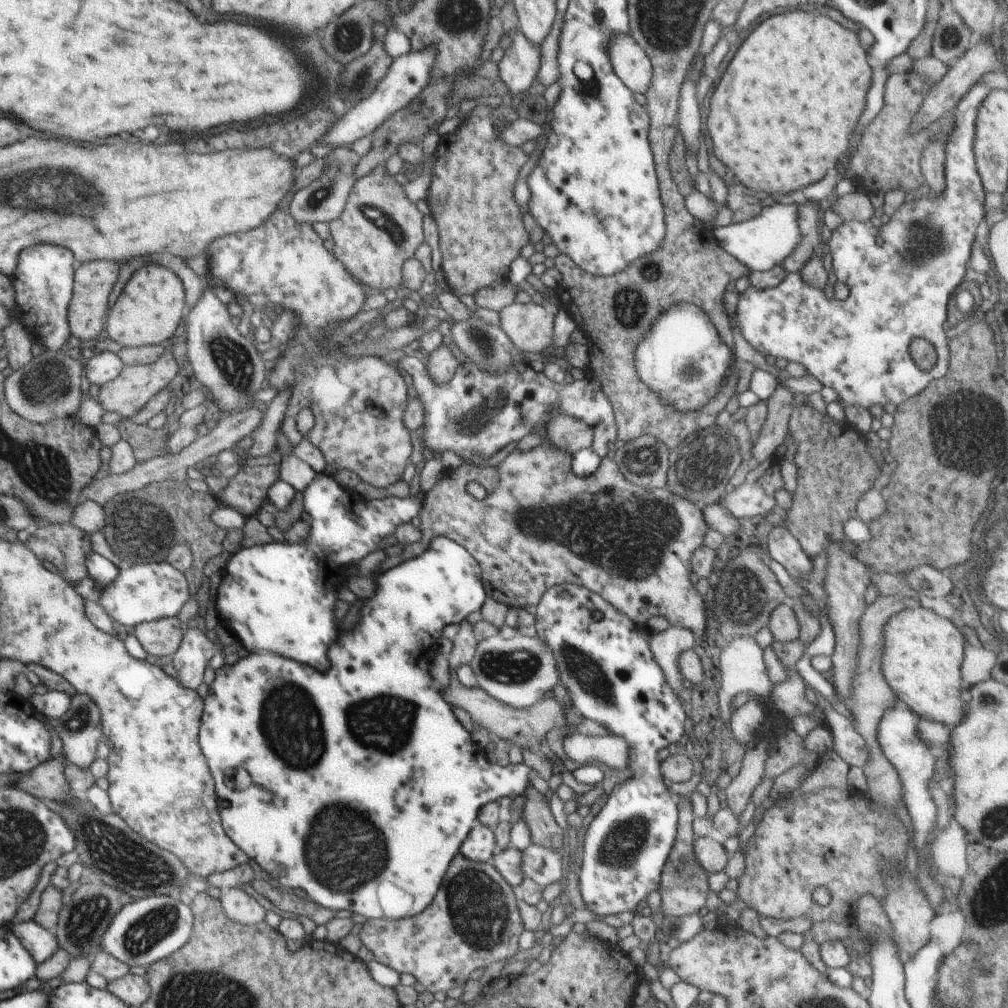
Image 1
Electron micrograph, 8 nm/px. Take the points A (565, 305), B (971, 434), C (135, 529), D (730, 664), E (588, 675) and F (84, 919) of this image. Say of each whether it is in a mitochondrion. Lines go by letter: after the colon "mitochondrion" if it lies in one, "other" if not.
A: other
B: mitochondrion
C: mitochondrion
D: other
E: mitochondrion
F: mitochondrion

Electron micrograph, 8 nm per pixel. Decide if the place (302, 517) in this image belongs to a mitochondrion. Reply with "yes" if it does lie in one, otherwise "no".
no

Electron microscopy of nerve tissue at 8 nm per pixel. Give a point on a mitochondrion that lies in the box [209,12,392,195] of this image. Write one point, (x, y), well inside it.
(347, 42)

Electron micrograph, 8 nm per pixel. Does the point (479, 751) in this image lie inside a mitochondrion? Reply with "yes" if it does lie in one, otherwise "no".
no

